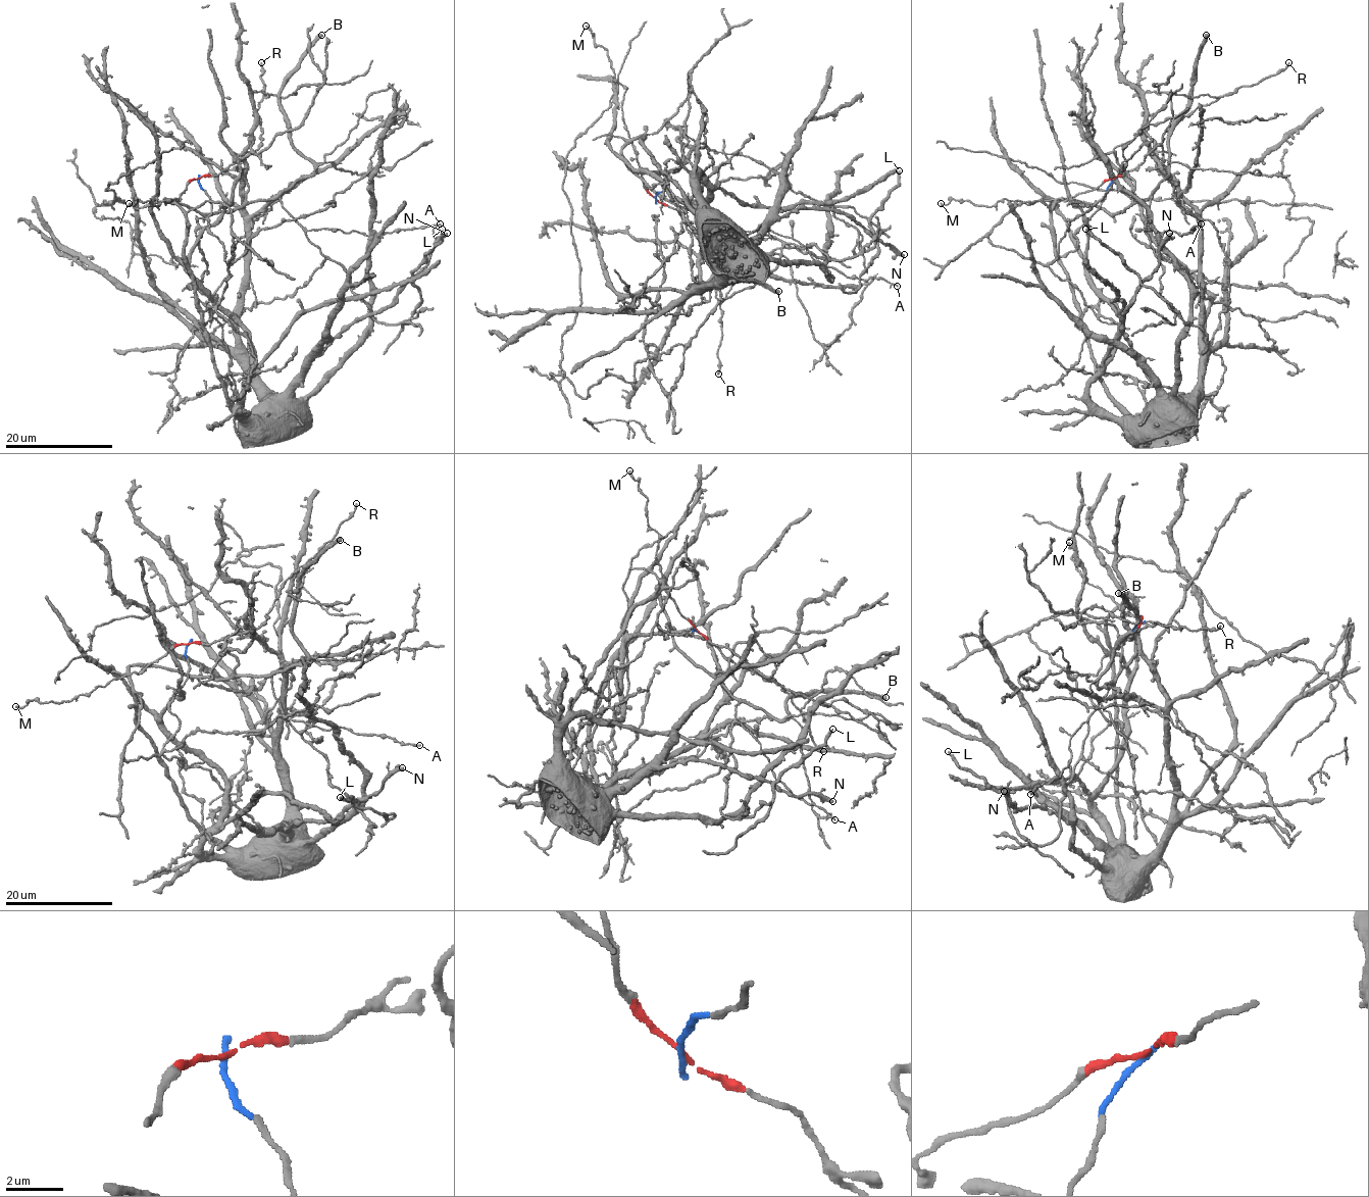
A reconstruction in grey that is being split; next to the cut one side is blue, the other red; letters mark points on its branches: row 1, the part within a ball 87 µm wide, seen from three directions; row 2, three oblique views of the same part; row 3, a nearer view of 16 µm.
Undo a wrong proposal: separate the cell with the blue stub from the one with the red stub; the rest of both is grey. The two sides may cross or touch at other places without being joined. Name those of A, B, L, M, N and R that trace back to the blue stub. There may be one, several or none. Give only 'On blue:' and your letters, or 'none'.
On blue: A, B, L, N

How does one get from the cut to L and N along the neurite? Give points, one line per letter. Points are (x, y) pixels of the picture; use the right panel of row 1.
L: (1113, 179), (1084, 223), (1120, 320), (1089, 399), (1137, 416), (1143, 280), (1085, 229)
N: (1113, 179), (1084, 223), (1085, 277), (1120, 320), (1089, 399), (1116, 416), (1157, 395), (1124, 322), (1170, 233)

